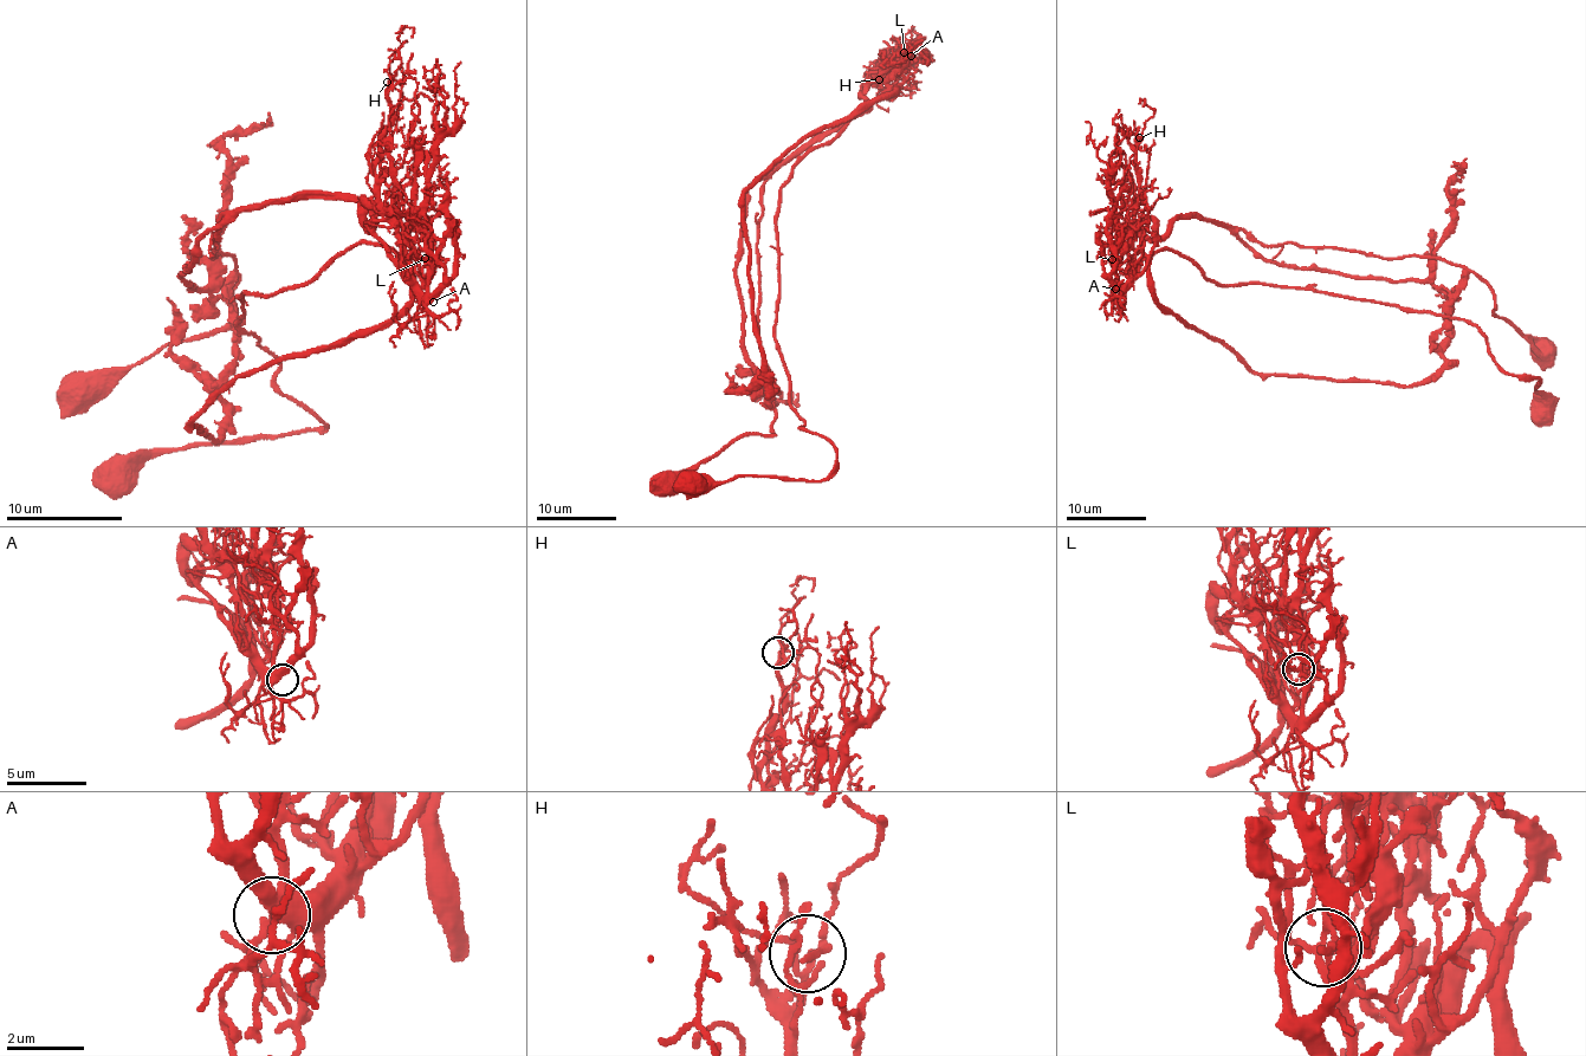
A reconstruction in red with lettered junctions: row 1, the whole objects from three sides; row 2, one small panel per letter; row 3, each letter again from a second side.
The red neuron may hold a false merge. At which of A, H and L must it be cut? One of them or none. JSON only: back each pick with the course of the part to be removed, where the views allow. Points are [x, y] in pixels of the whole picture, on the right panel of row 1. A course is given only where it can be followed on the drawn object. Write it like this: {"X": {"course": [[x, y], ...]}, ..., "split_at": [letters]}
{"L": {"course": [[1111, 259], [1145, 219], [1163, 235], [1191, 216], [1266, 245], [1434, 257], [1474, 271], [1500, 317], [1552, 357]]}, "split_at": ["L"]}

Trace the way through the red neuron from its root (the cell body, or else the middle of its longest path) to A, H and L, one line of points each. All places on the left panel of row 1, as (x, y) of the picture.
A: (112, 478), (327, 426), (237, 324), (245, 292), (384, 244), (433, 302)
H: (112, 478), (327, 426), (277, 388), (240, 298), (358, 244), (410, 254), (379, 196), (387, 82)
L: (112, 478), (185, 446), (321, 432), (237, 324), (240, 298), (309, 284), (358, 244), (425, 258)

